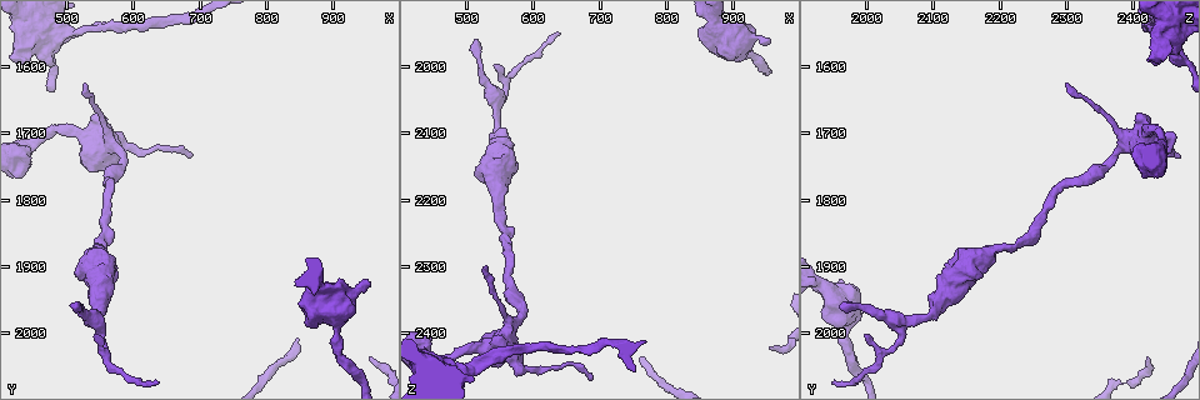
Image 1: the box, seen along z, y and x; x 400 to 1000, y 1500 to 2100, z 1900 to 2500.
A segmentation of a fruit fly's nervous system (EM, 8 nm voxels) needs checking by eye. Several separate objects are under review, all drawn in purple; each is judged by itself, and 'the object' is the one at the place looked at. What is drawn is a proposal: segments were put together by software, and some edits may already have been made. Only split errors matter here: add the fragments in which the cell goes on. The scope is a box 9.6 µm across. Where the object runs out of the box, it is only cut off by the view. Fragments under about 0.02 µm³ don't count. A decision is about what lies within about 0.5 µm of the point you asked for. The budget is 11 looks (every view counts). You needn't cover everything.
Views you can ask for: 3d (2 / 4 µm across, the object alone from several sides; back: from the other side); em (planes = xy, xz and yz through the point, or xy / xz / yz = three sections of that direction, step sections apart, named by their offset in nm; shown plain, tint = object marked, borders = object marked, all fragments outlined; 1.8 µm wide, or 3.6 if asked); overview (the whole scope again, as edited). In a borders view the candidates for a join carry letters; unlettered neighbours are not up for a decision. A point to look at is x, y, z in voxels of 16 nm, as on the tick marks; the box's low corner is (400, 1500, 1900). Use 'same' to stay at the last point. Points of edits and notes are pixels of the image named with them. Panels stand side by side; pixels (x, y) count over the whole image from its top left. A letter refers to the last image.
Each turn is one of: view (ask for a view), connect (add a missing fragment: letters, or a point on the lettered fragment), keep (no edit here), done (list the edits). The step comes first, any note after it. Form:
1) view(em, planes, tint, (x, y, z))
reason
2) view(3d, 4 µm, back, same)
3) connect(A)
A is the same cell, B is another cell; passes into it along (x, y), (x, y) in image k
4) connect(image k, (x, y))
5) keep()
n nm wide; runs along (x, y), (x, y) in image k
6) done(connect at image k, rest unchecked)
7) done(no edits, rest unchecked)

view(em, planes, borders, (470, 1580, 2465))
thick turns thin

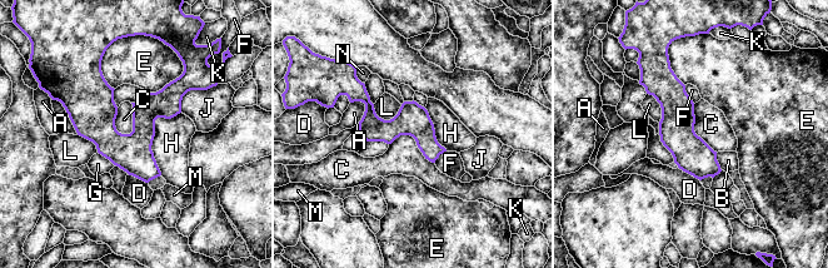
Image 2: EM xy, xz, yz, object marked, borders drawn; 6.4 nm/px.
keep()
200 nm wide; A, B, C, D, E, F, G, H, J, K, L, M and N are other cells; runs along (667, 64), (677, 134), (712, 173) in image 2; none of them fits

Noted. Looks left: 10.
view(em, planes, plain, (525, 1625, 2300))
tapers out

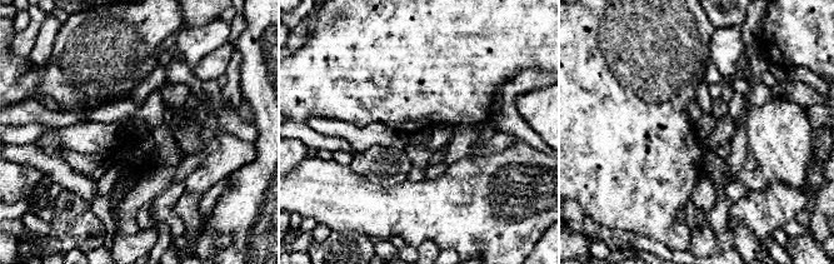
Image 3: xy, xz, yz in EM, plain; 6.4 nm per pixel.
view(em, planes, borders, same)

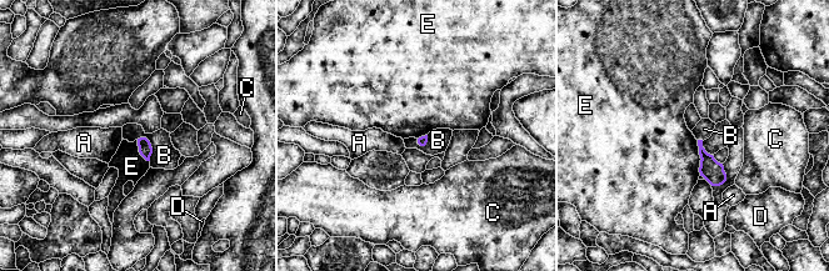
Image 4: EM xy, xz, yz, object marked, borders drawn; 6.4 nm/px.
keep()
A, B, C, D and E are other cells; border along (697, 140), (700, 175) in image 4; none of them fits

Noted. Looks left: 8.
view(em, xz, step 8, borders, (520, 1955, 1960))
tapers out

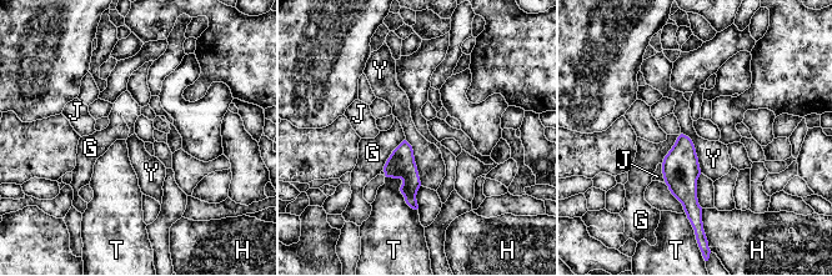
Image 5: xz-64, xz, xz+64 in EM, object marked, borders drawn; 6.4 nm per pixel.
keep()
T touches over 340 nm; G, H, J, T and Y are other cells; border along (405, 140), (411, 146), (421, 185) in image 5; no lettered fragment goes on from it

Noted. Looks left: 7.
view(em, planes, borders, (960, 1925, 1960))
an open end

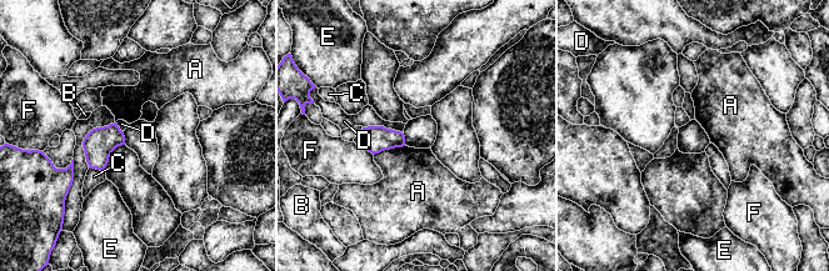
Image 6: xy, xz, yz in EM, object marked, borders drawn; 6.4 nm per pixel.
keep()
D touches over 260 nm; A, B, C, D, E and F are other cells; border along (363, 126), (385, 126), (401, 133) in image 6; no lettered fragment goes on from it

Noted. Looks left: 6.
done(no edits, rest unchecked)

